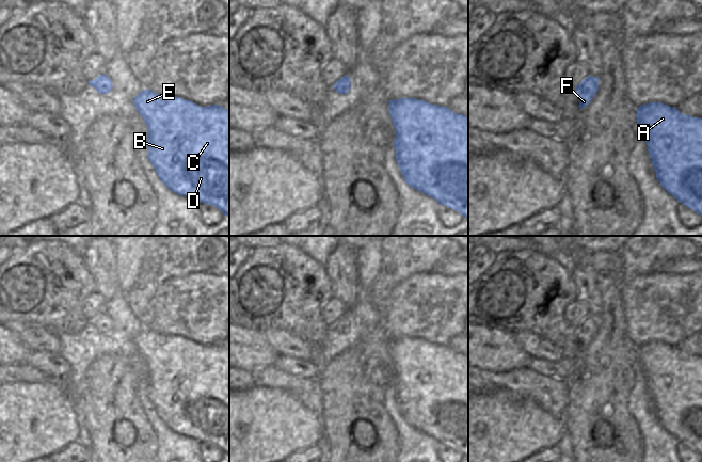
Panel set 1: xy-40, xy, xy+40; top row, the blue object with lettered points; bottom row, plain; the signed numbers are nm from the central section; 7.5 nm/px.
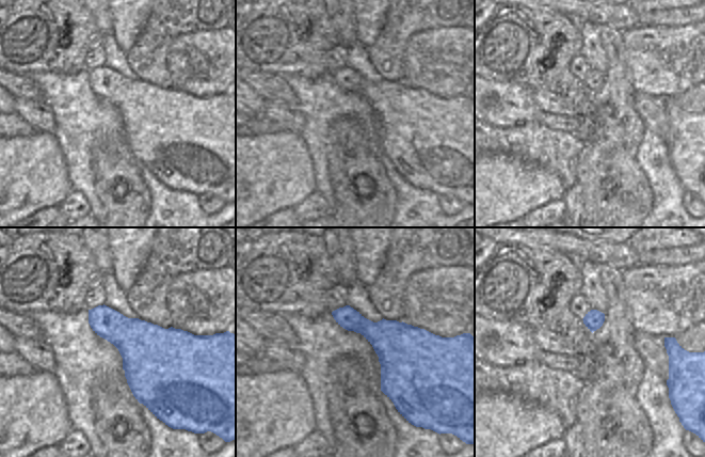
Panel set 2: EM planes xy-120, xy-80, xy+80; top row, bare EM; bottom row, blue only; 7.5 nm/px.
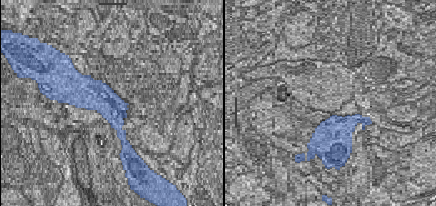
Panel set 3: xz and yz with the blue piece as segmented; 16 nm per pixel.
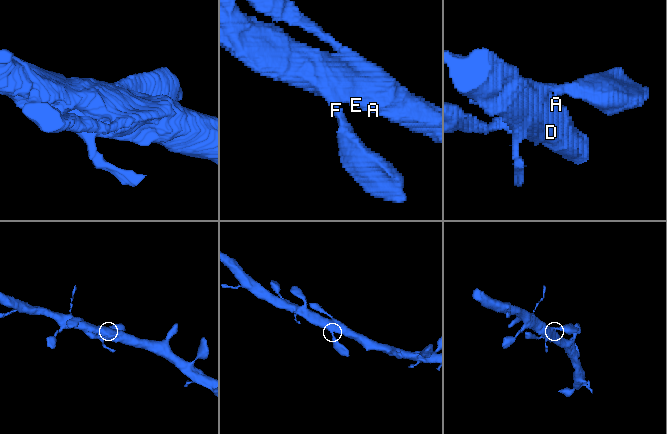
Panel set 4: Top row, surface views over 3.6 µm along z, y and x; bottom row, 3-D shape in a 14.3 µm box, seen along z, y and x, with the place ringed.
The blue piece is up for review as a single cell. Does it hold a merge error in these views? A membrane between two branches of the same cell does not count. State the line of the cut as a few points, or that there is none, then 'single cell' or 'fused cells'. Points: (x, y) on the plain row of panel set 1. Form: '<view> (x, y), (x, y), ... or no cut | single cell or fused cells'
no cut | single cell

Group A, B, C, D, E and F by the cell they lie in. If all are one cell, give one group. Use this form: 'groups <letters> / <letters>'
groups A B C D E F

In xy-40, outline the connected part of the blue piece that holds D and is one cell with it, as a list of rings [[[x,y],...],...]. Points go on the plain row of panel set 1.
[[[143,329],[133,338],[137,350],[148,366],[148,398],[161,420],[173,431],[213,444],[229,455],[229,350],[220,344],[201,346],[177,335]]]

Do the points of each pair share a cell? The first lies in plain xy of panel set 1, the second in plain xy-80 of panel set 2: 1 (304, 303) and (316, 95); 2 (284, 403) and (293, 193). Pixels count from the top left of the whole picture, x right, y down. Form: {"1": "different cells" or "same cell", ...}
{"1": "different cells", "2": "same cell"}

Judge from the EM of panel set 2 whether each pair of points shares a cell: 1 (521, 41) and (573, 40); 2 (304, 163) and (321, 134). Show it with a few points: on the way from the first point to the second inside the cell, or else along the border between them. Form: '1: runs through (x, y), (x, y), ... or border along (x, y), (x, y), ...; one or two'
1: runs through (533, 41), (546, 41), (556, 31), (560, 30); one
2: border along (299, 134), (307, 148), (315, 178); two

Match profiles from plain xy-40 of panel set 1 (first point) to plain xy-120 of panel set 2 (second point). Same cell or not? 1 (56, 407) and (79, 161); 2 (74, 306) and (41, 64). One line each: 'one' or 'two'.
1: two
2: one

